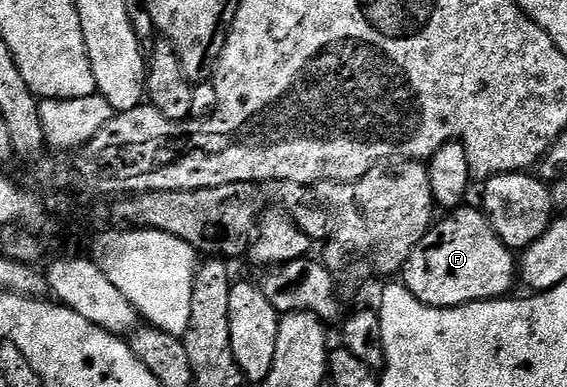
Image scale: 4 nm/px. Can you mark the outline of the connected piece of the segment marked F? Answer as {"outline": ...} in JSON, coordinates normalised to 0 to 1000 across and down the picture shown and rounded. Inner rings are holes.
{"outline":[[[829,530],[801,543],[785,568],[758,587],[725,654],[711,693],[711,729],[734,773],[762,793],[818,793],[824,783],[852,783],[857,773],[896,765],[905,729],[915,721],[915,680],[907,651],[877,610],[854,543]]]}

